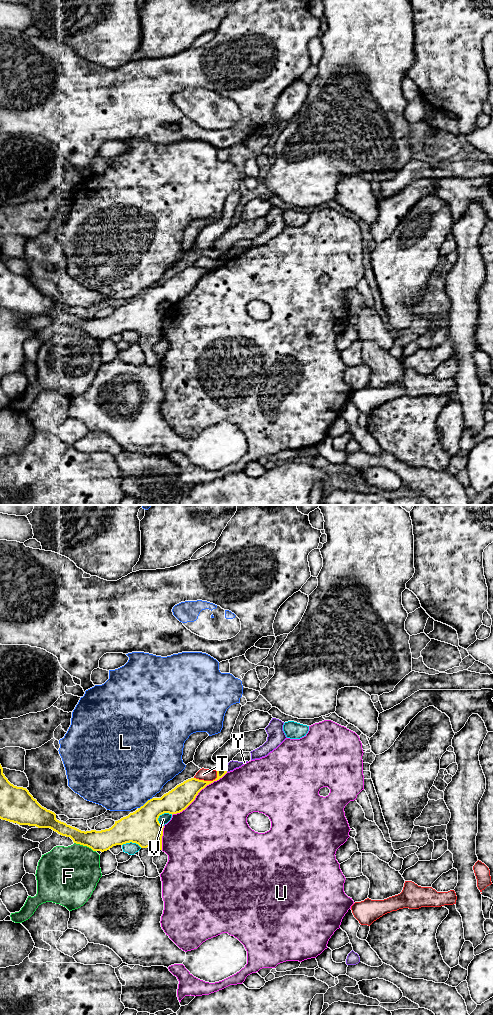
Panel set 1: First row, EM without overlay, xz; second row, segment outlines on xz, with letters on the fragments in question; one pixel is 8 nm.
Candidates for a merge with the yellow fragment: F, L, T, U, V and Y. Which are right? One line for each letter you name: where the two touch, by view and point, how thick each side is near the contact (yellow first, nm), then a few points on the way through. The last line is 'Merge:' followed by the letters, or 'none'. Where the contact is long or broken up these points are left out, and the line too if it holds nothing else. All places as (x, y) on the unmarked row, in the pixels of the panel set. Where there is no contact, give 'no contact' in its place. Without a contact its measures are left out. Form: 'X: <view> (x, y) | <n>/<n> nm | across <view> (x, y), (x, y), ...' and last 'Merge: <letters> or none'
Merge: none

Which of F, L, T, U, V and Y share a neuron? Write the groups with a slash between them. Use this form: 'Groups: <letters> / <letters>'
Groups: F / L / T / U / V / Y

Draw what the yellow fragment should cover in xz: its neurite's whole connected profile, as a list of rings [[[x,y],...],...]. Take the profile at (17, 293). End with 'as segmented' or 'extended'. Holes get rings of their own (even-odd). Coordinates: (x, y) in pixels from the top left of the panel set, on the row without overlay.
[[[0,252],[0,307],[6,308],[6,309],[9,309],[9,310],[13,310],[13,311],[17,311],[17,312],[19,312],[19,313],[36,314],[36,315],[38,315],[38,316],[50,316],[50,317],[52,317],[53,319],[57,320],[58,322],[62,323],[62,324],[70,325],[70,326],[73,328],[74,331],[80,332],[80,333],[83,333],[83,334],[87,334],[87,335],[91,336],[93,339],[101,339],[101,340],[104,340],[104,339],[109,338],[109,337],[112,336],[113,334],[116,334],[116,333],[123,333],[123,332],[130,331],[130,330],[138,332],[141,336],[147,336],[147,335],[148,335],[148,336],[155,336],[155,337],[160,337],[160,338],[162,338],[162,324],[163,324],[163,316],[164,316],[164,314],[162,314],[162,313],[159,311],[159,309],[158,309],[159,304],[162,303],[162,302],[164,302],[164,301],[169,301],[169,302],[172,302],[172,303],[173,303],[173,302],[177,302],[177,301],[182,300],[183,298],[185,298],[185,297],[195,288],[196,284],[198,283],[198,281],[199,281],[202,277],[204,277],[207,273],[213,271],[214,269],[219,268],[219,267],[222,266],[226,261],[227,261],[227,259],[222,255],[222,256],[217,257],[217,266],[216,266],[215,268],[213,268],[213,269],[204,269],[204,268],[199,268],[199,267],[196,267],[196,266],[188,267],[188,268],[184,269],[183,271],[177,273],[174,277],[172,277],[172,278],[169,279],[168,281],[164,282],[161,286],[152,286],[152,287],[148,288],[143,294],[141,294],[140,296],[138,296],[135,300],[130,301],[128,304],[123,305],[123,306],[121,306],[121,307],[118,308],[118,309],[115,309],[115,312],[114,312],[111,316],[105,317],[105,318],[101,318],[101,319],[91,318],[91,319],[86,319],[86,320],[85,320],[85,319],[81,319],[81,318],[79,318],[79,317],[77,317],[77,316],[75,316],[75,315],[72,315],[72,314],[70,314],[70,313],[67,313],[67,312],[64,311],[64,310],[61,310],[61,309],[57,308],[57,307],[56,307],[56,302],[55,302],[54,300],[52,300],[52,299],[50,299],[50,298],[47,298],[46,296],[42,295],[42,294],[37,290],[37,288],[33,286],[33,284],[29,281],[29,279],[28,279],[26,276],[17,275],[17,274],[14,274],[13,272],[11,272],[11,271],[8,269],[8,267],[5,265],[5,263],[3,262],[3,256],[2,256],[1,252]]]; as segmented

